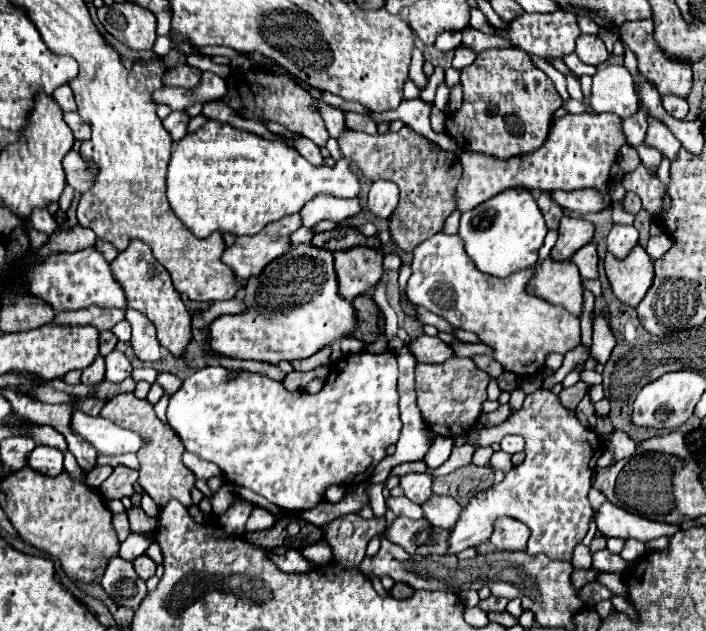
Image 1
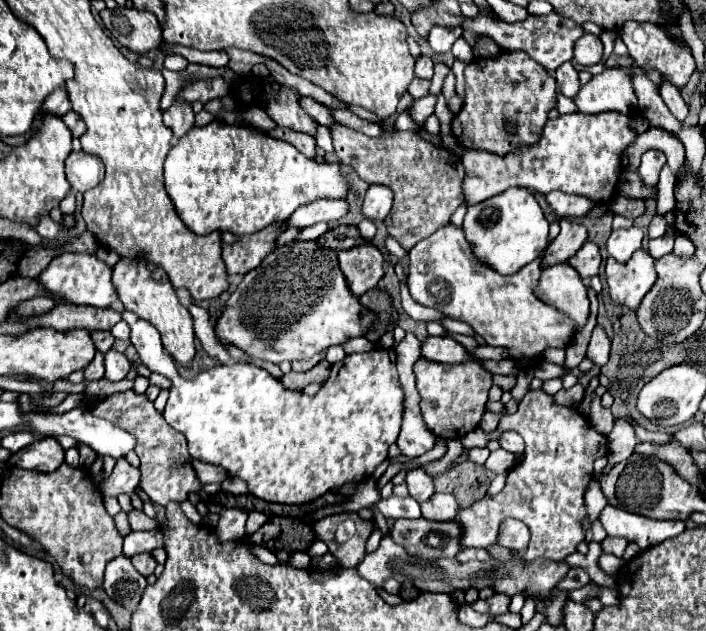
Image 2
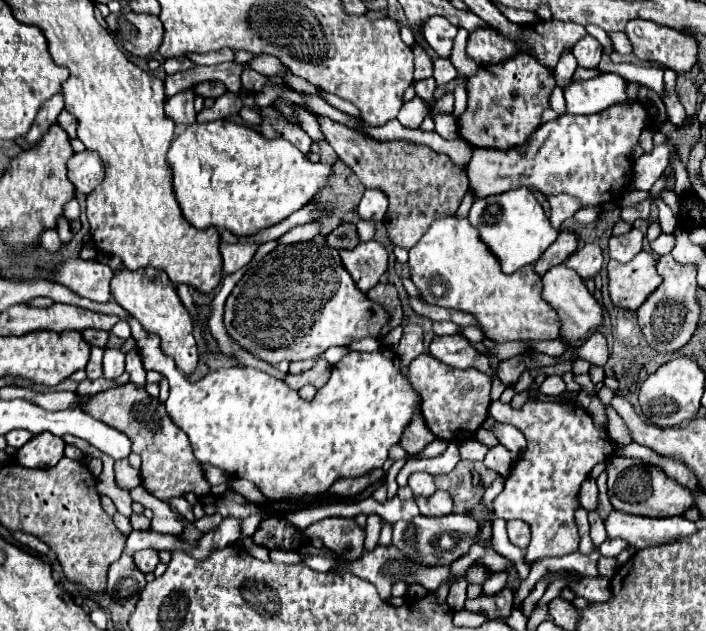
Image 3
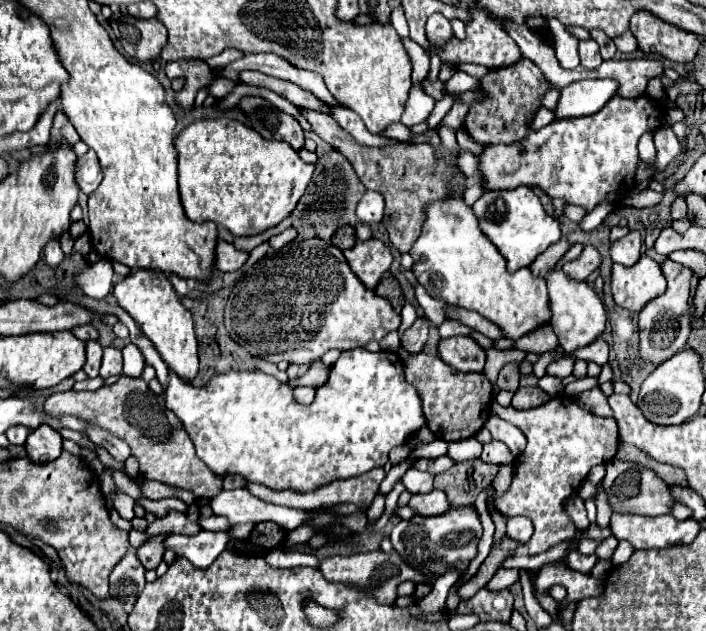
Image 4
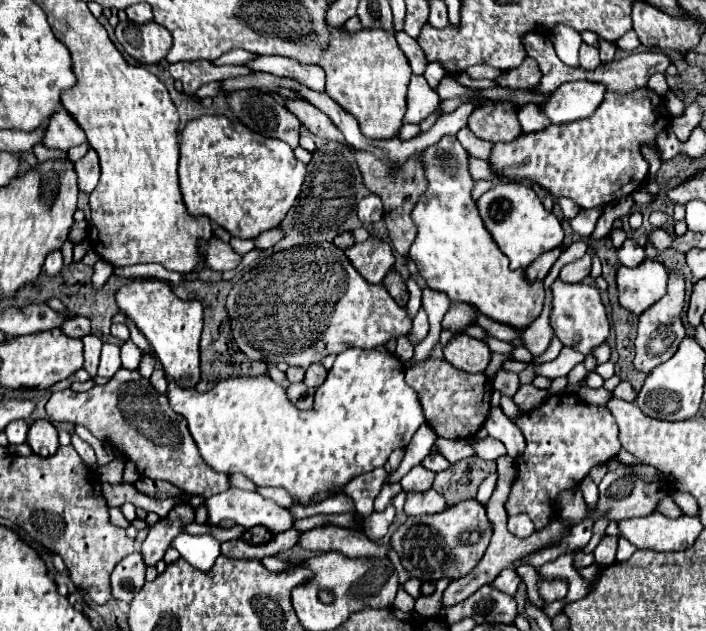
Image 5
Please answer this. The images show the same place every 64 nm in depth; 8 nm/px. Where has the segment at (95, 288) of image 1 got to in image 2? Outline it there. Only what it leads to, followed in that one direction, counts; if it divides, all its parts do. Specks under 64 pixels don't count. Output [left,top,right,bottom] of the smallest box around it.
[38,252,124,310]

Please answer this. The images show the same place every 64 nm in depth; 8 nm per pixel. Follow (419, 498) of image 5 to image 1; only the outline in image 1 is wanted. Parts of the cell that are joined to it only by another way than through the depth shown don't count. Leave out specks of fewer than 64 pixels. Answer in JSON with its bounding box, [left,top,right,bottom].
[422,494,462,530]

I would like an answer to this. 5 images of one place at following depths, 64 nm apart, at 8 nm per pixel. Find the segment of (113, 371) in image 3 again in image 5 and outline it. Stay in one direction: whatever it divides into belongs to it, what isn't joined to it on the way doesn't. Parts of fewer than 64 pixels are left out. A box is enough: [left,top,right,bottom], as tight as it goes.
[98,344,120,378]

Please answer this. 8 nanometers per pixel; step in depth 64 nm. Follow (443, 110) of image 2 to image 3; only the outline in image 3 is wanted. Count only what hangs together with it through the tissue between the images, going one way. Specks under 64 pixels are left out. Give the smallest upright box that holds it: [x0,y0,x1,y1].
[434,114,458,138]

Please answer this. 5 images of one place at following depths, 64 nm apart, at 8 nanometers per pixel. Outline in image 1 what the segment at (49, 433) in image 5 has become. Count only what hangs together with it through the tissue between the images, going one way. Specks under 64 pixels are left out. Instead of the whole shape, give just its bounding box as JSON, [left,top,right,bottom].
[28,446,64,476]

